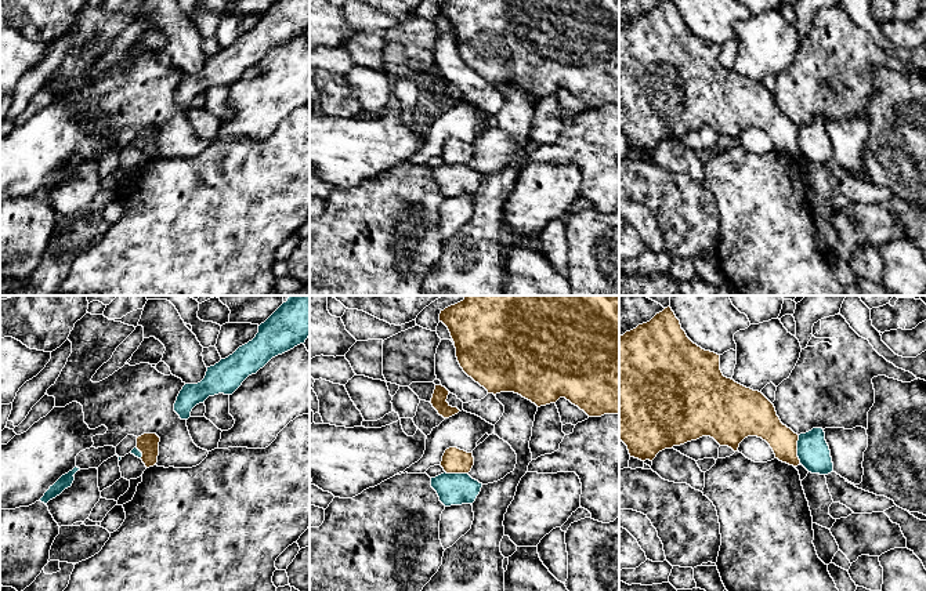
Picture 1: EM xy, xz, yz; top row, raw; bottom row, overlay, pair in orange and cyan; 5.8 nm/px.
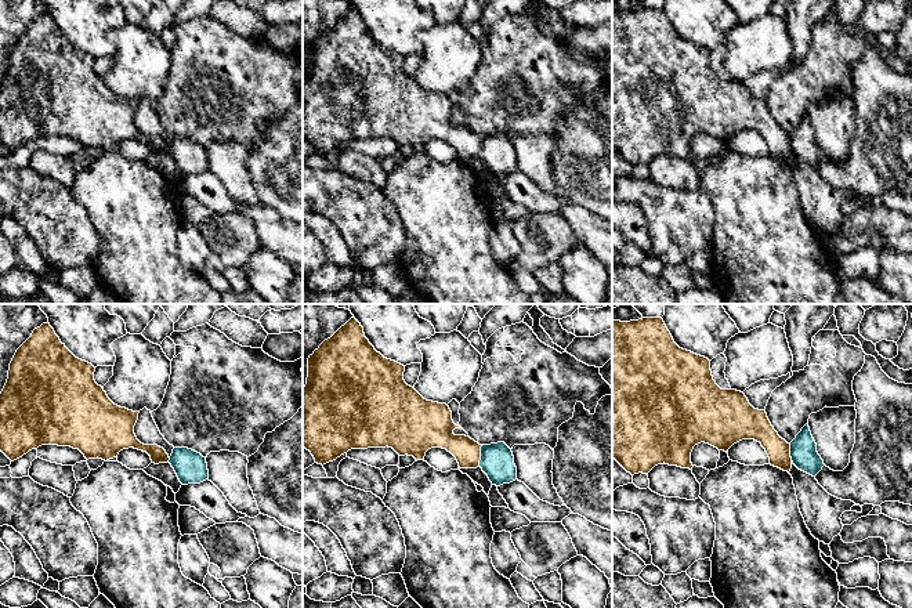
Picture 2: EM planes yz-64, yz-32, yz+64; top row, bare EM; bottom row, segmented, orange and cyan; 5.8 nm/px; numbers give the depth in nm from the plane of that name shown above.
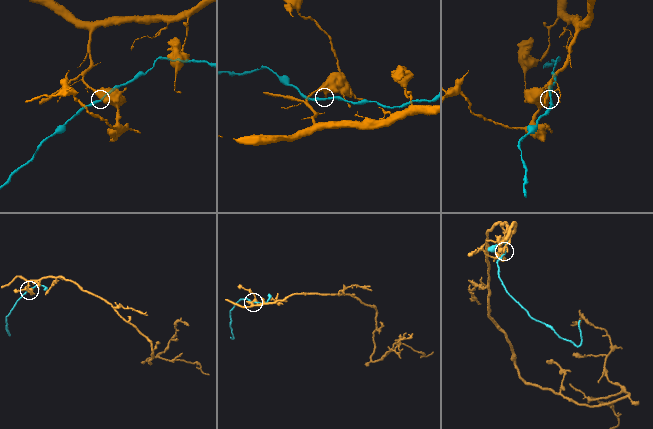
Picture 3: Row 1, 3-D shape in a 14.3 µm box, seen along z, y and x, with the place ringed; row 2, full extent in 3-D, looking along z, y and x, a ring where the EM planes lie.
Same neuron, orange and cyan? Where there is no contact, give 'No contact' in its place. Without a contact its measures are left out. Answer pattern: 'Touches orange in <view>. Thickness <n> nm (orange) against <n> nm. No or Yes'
Touches orange in yz. Thickness 180 nm (orange) against 190 nm. No

